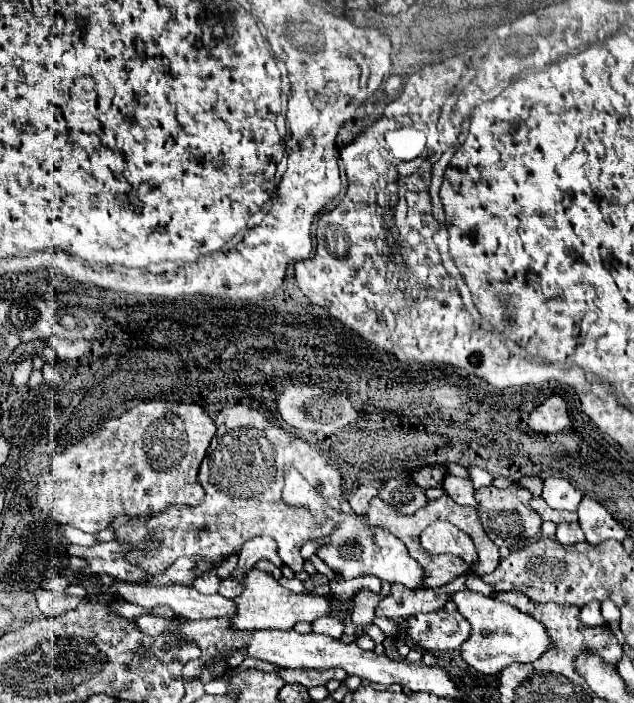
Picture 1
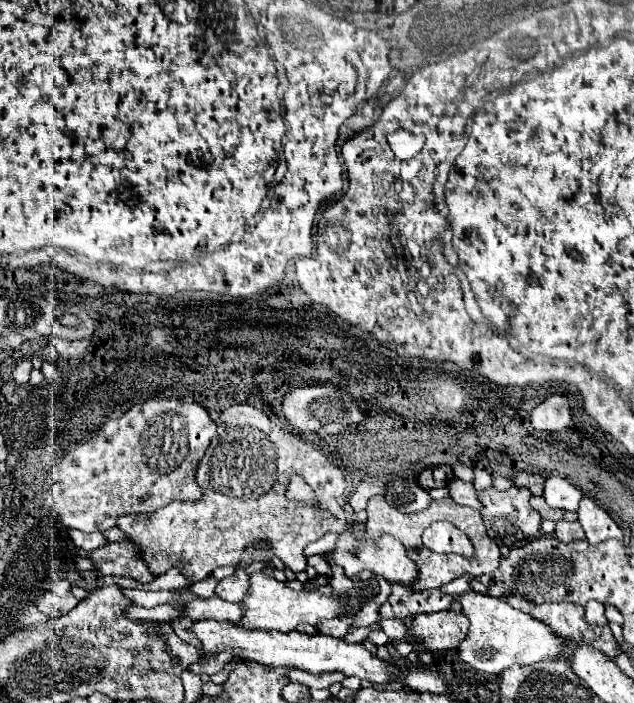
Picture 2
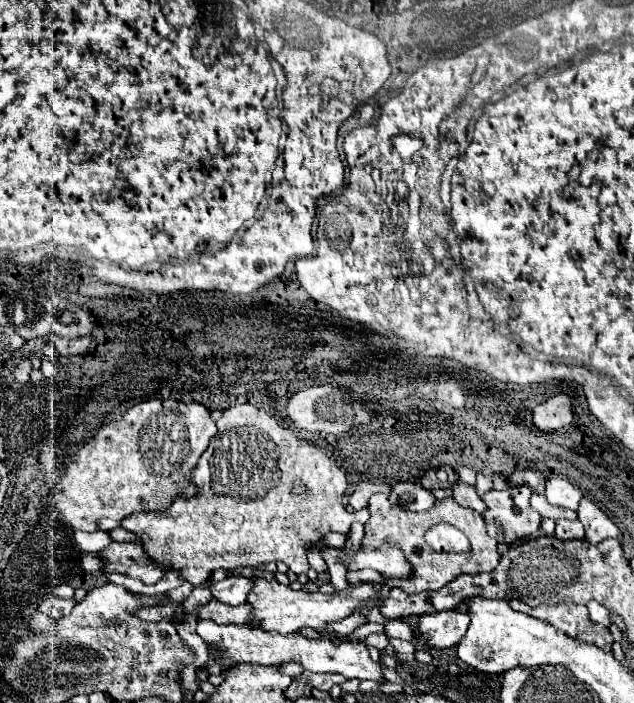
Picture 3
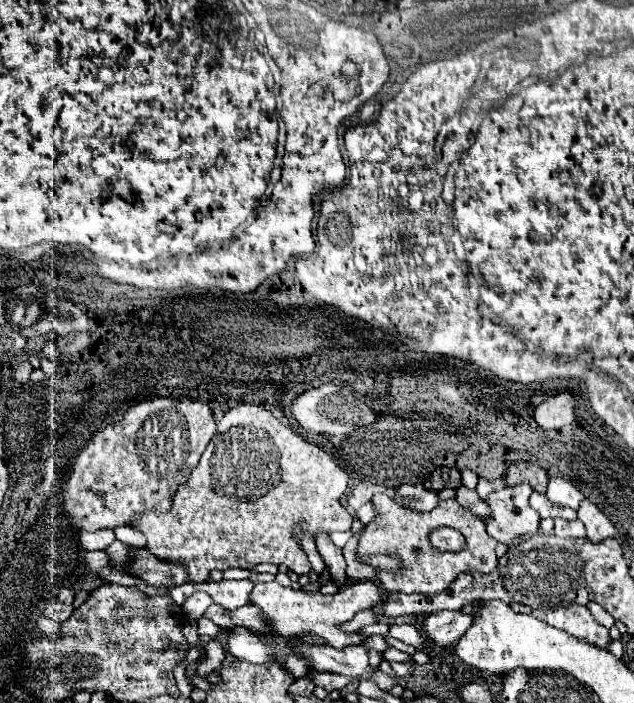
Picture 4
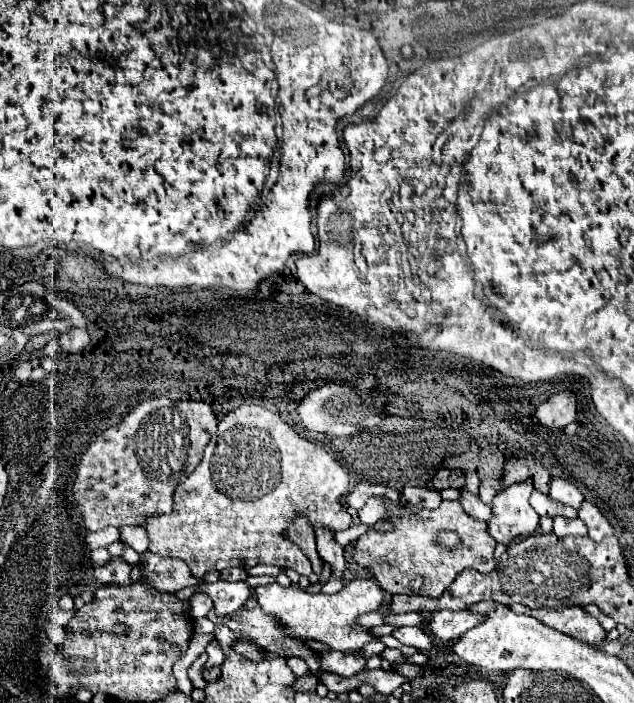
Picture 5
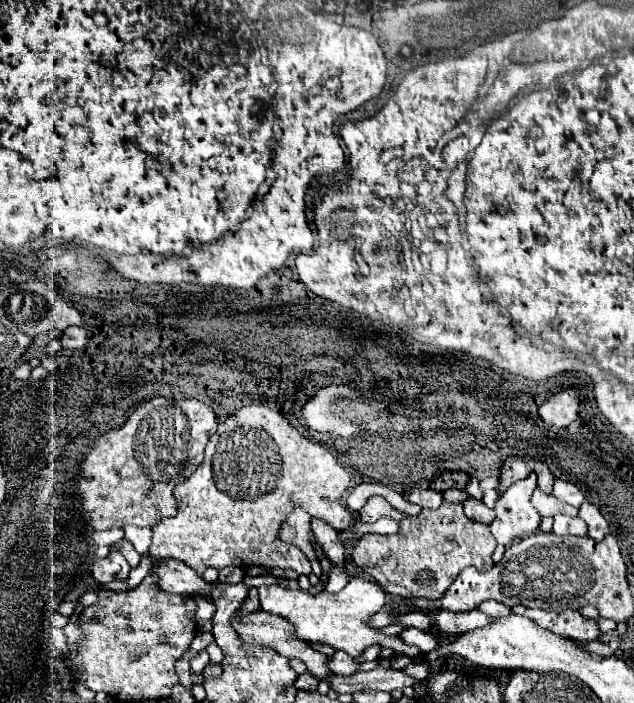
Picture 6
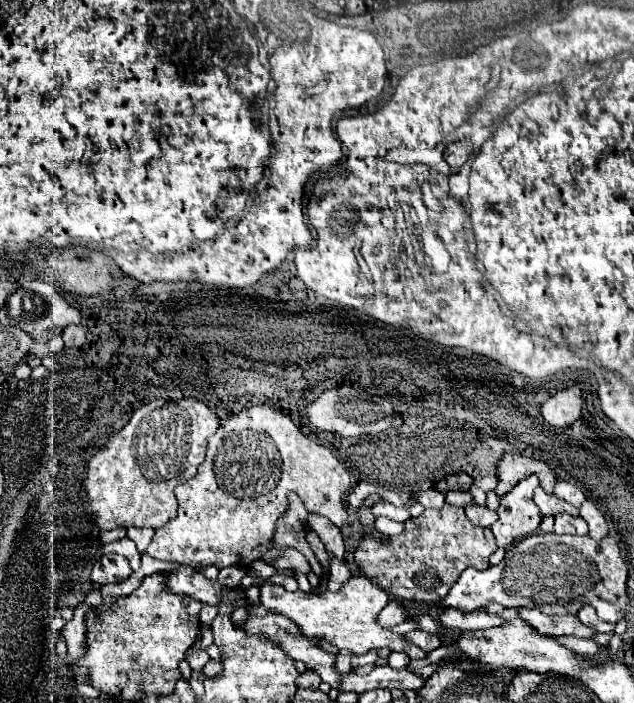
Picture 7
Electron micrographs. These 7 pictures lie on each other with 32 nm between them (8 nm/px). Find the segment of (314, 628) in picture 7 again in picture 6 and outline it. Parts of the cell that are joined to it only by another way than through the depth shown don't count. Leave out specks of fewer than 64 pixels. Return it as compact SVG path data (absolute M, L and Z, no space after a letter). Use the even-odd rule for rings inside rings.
M356 578L356 580L350 580L338 594L323 591L316 596L301 589L291 590L280 584L272 584L272 586L260 586L258 596L260 596L260 608L288 620L294 626L296 638L330 644L334 650L344 650L350 656L360 656L364 648L371 645L392 648L406 656L422 654L416 646L404 644L397 635L385 634L379 628L374 628L367 623L367 619L379 611L386 602L386 592L372 580Z

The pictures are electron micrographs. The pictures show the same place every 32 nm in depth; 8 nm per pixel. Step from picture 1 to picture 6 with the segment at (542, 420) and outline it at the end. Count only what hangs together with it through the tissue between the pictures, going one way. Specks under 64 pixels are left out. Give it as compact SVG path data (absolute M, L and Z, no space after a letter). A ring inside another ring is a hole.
M562 390L562 392L554 394L550 400L546 400L538 408L538 412L548 426L564 428L578 418L578 406L580 406L580 400L578 400L576 392L574 390Z

